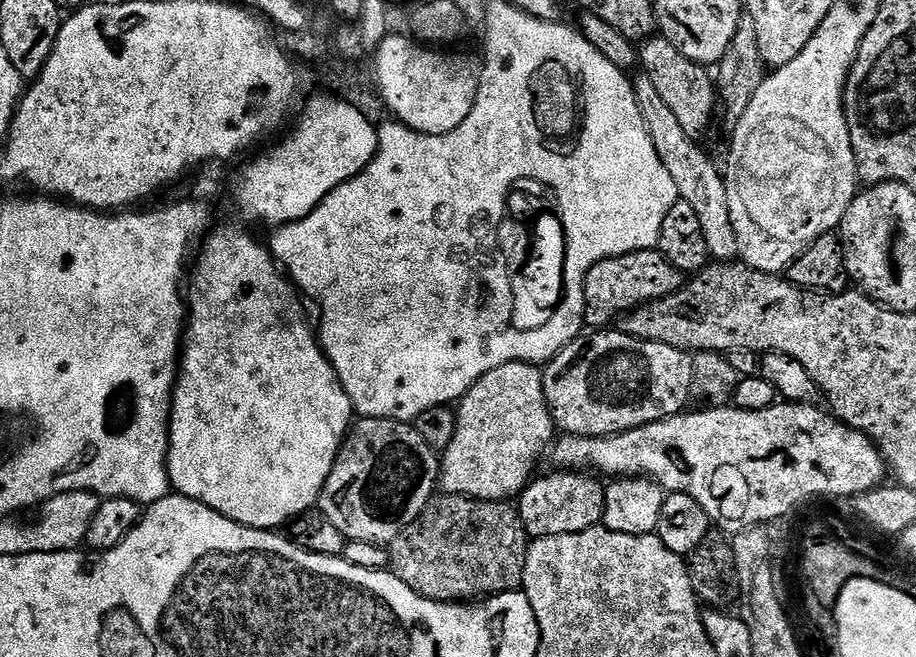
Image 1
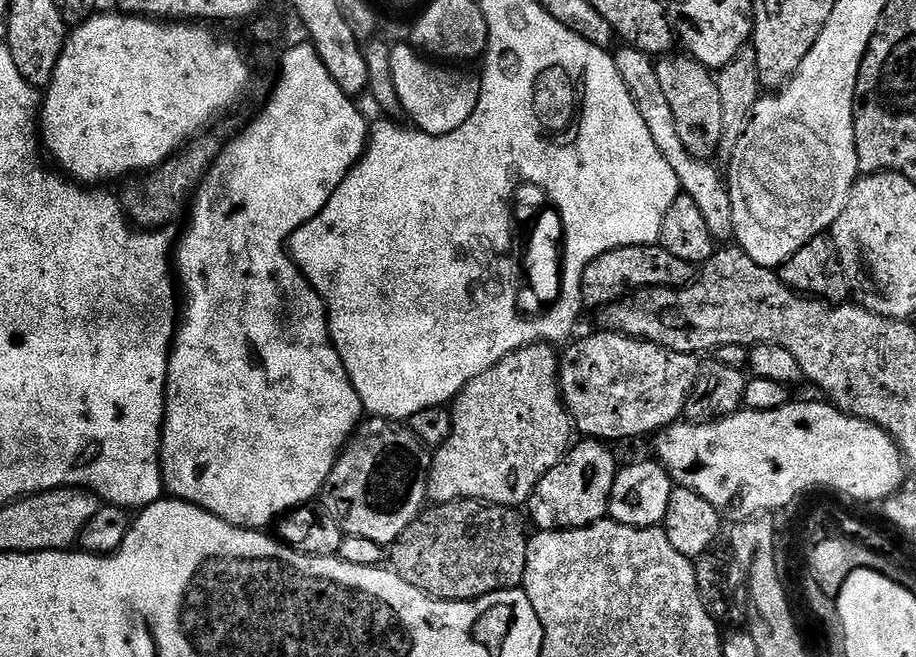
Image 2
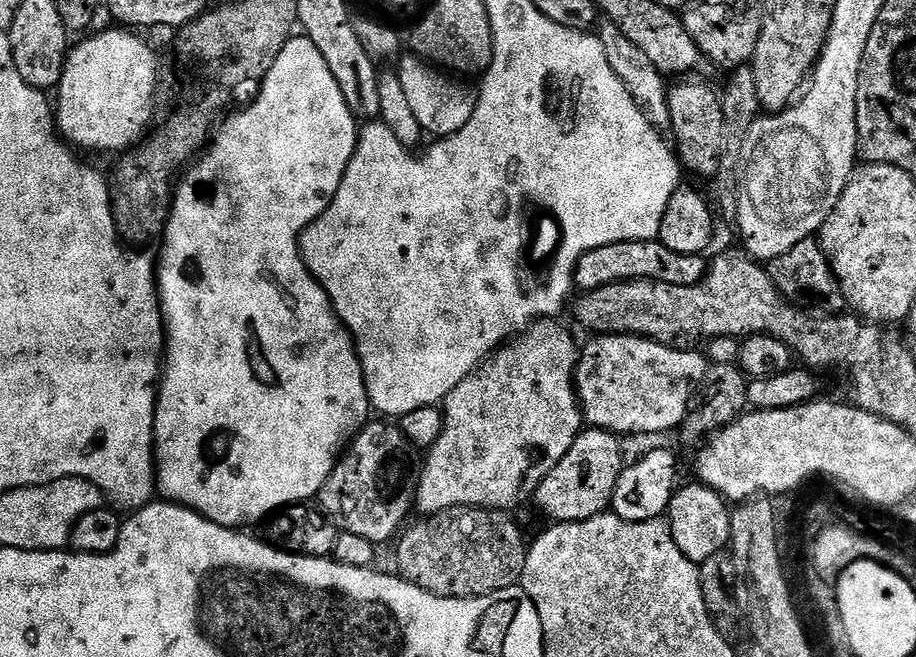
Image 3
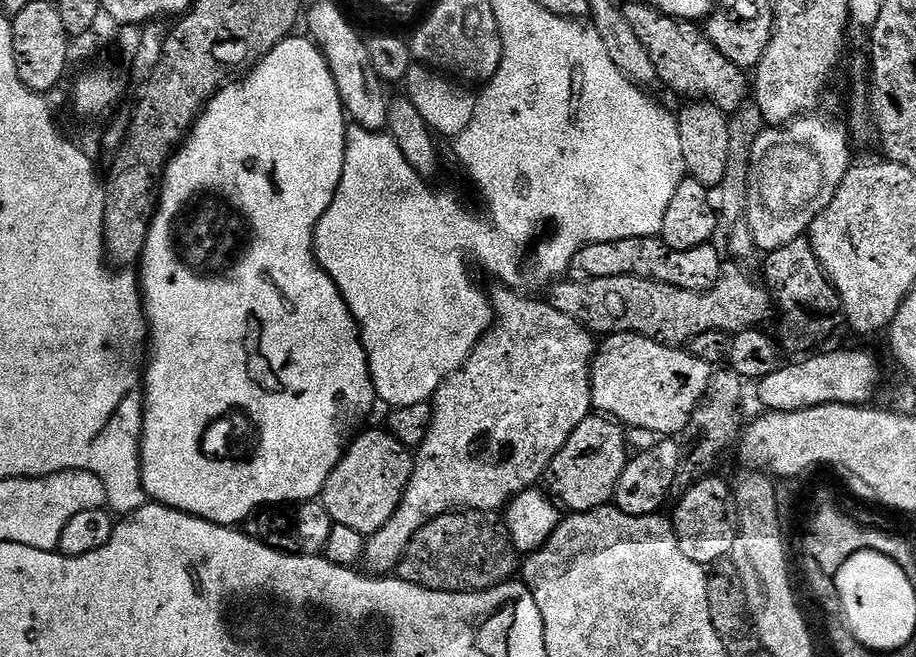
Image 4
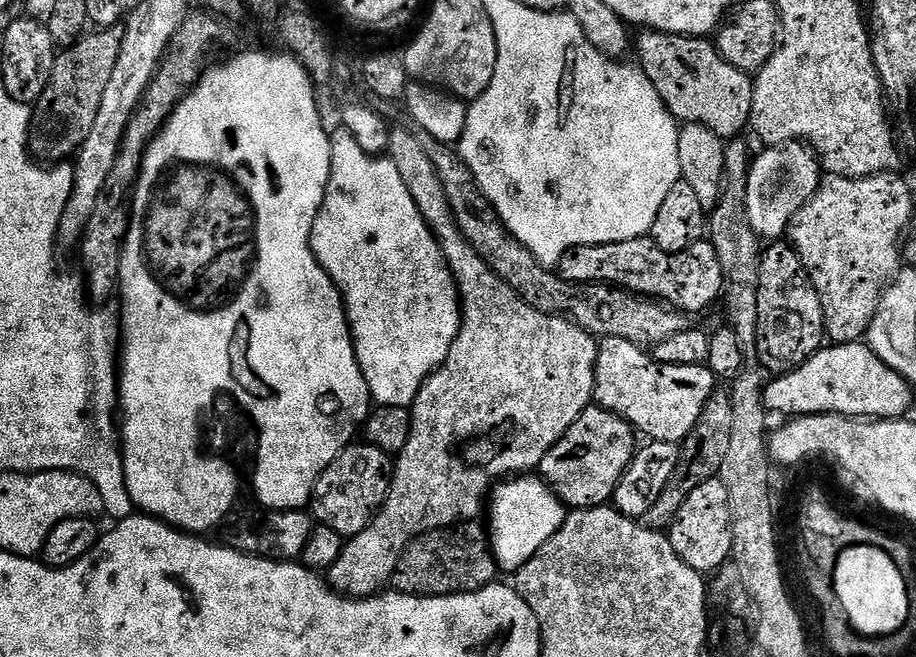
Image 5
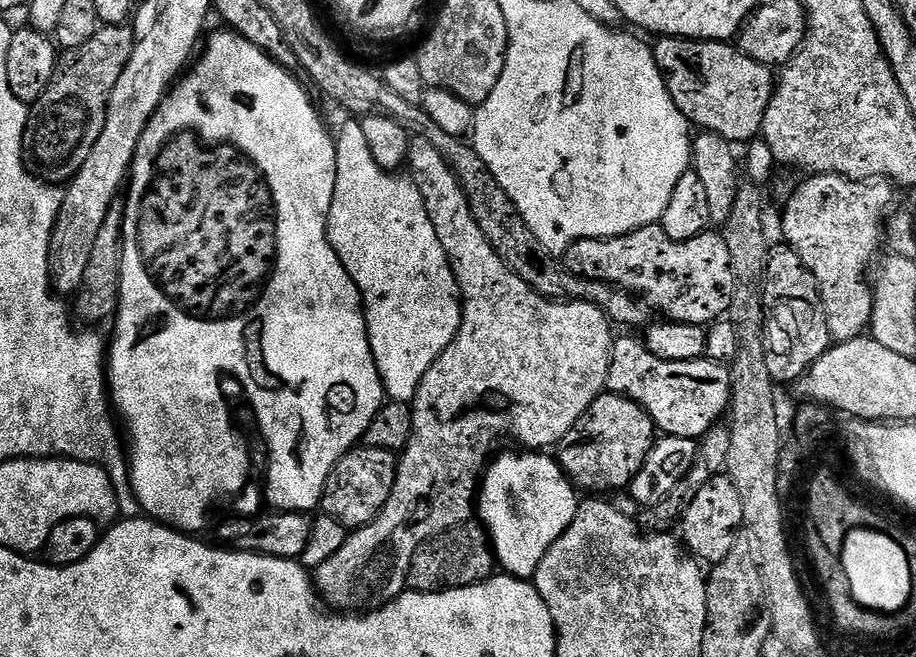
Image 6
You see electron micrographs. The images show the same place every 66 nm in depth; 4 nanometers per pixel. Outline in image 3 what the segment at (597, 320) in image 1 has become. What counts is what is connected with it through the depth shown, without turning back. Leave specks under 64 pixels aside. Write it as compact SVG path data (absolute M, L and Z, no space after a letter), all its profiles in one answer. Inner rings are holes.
M627 240L614 242L610 246L598 246L598 250L590 250L578 262L574 284L581 293L589 293L600 287L622 283L627 280L653 280L658 283L668 283L674 286L694 286L708 274L709 261L703 255L691 256L690 254L674 254L666 245L655 240Z

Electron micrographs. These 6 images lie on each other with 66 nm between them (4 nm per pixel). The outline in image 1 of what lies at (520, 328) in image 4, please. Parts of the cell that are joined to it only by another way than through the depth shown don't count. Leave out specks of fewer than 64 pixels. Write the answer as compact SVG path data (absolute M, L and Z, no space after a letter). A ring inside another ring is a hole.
M522 362L498 366L498 370L490 370L490 374L478 378L472 389L458 401L454 439L440 456L439 491L450 496L469 496L475 500L511 501L532 483L536 463L543 456L545 459L557 436L558 429L544 393L543 371L535 364Z

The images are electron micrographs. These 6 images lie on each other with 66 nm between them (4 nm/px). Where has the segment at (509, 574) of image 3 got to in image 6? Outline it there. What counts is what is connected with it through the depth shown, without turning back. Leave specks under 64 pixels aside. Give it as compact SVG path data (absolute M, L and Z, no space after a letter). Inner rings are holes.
M469 522L431 536L422 546L418 546L414 562L410 562L408 588L413 592L445 592L481 584L493 572L494 549L490 537L479 523Z

